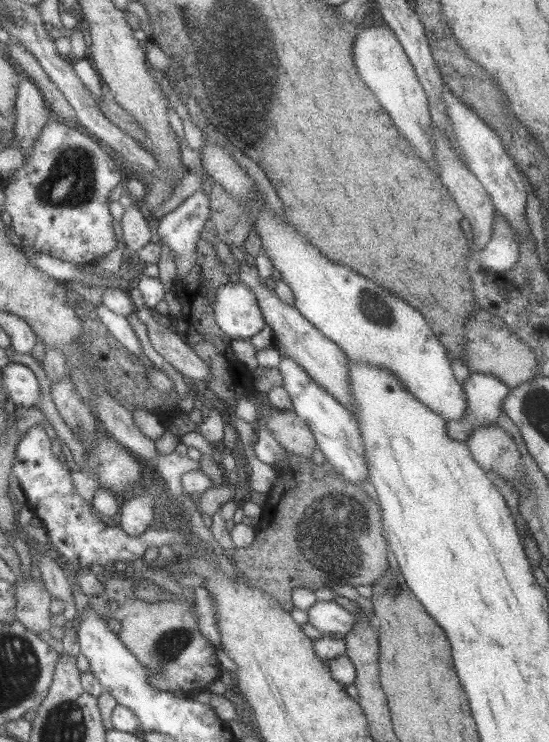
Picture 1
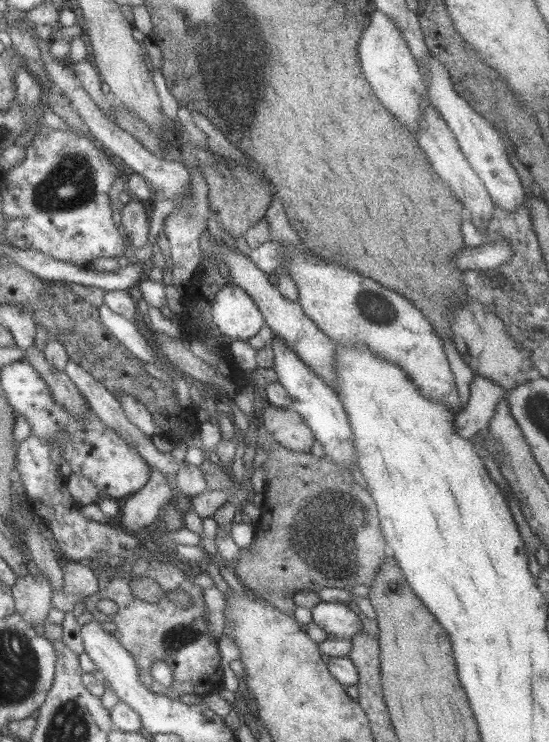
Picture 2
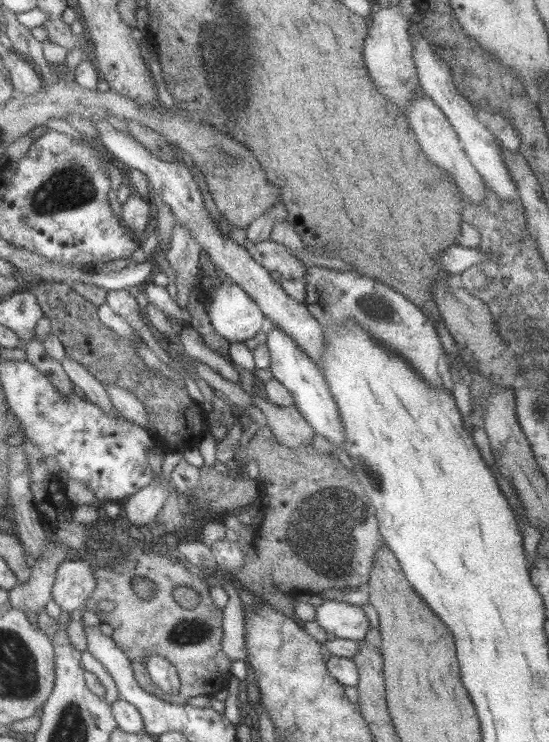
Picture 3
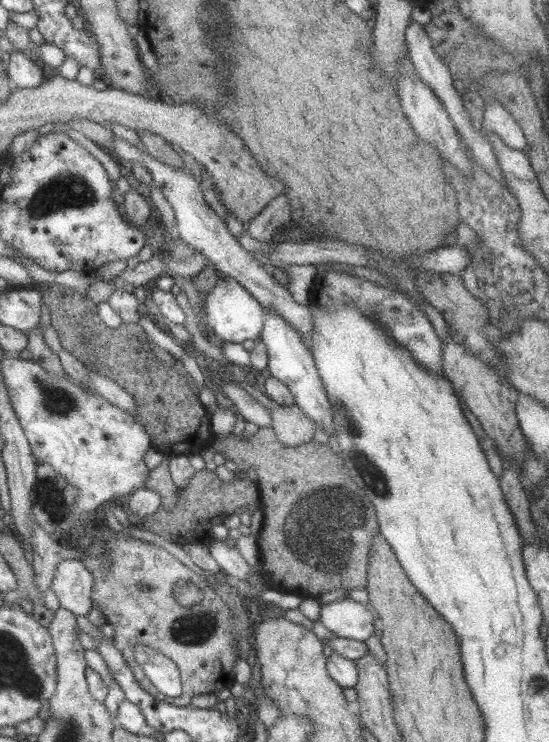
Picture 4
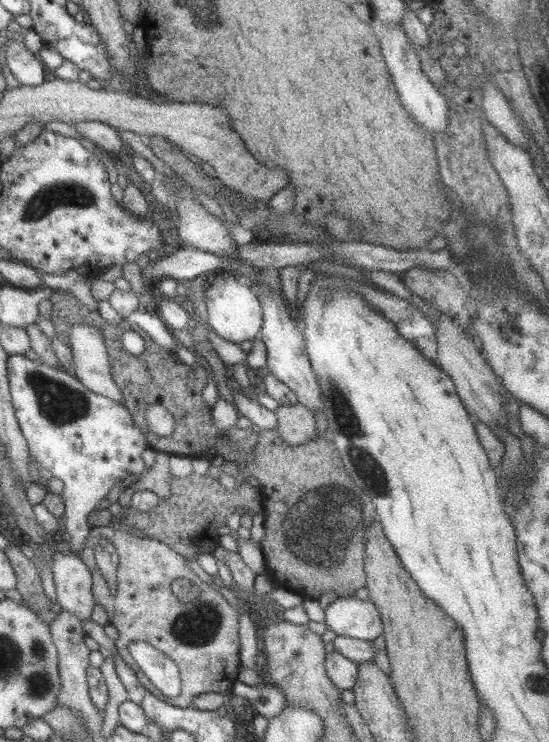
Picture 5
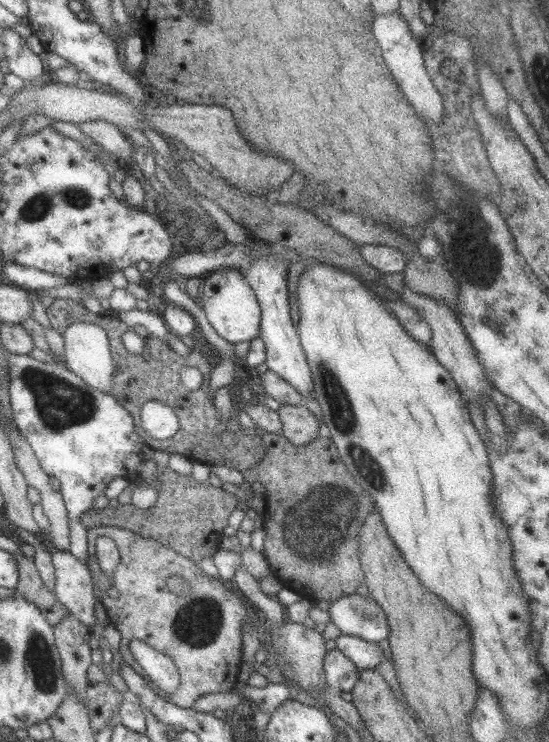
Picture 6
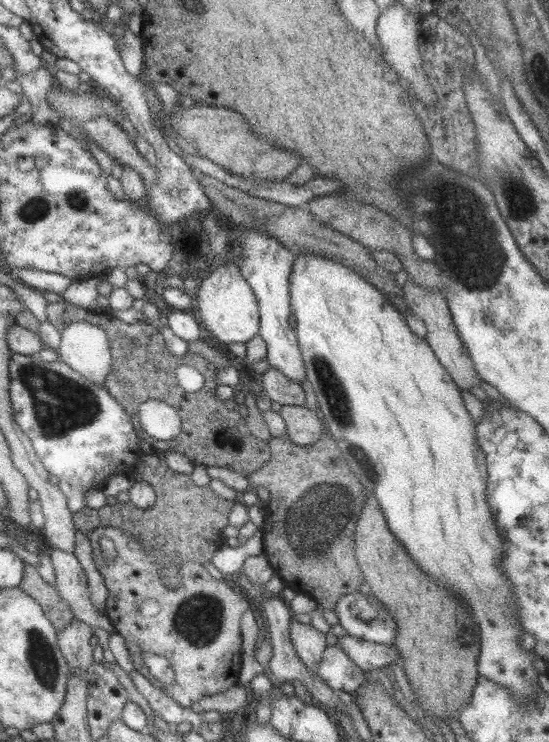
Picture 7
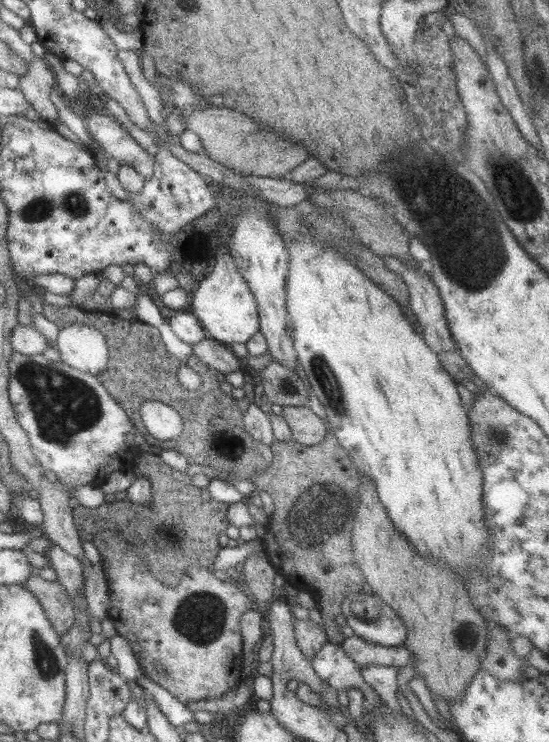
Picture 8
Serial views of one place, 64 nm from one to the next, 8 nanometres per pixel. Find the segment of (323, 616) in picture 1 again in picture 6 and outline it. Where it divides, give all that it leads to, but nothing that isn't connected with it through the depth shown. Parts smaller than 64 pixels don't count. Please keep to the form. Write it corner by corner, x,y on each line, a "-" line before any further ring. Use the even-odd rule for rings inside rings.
353,593
342,596
328,604
327,612
329,622
332,622
339,629
341,635
354,636
374,643
379,642
379,640
385,640
389,636
385,613
369,595
364,597

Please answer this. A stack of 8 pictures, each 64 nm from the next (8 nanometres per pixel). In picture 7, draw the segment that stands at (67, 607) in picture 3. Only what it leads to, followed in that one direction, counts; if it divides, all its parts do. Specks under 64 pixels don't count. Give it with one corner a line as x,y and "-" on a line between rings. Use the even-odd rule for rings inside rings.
56,548
46,550
51,559
55,575
54,587
59,597
69,605
75,619
90,627
102,628
105,632
116,632
112,622
95,610
89,600
85,572
73,553

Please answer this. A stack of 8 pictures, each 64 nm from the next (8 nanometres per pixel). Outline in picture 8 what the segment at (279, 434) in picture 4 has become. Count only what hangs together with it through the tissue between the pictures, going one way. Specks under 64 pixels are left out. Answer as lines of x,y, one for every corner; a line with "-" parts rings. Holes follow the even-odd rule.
283,406
281,415
289,425
292,441
298,444
304,446
318,444
329,432
332,432
329,423
306,406

